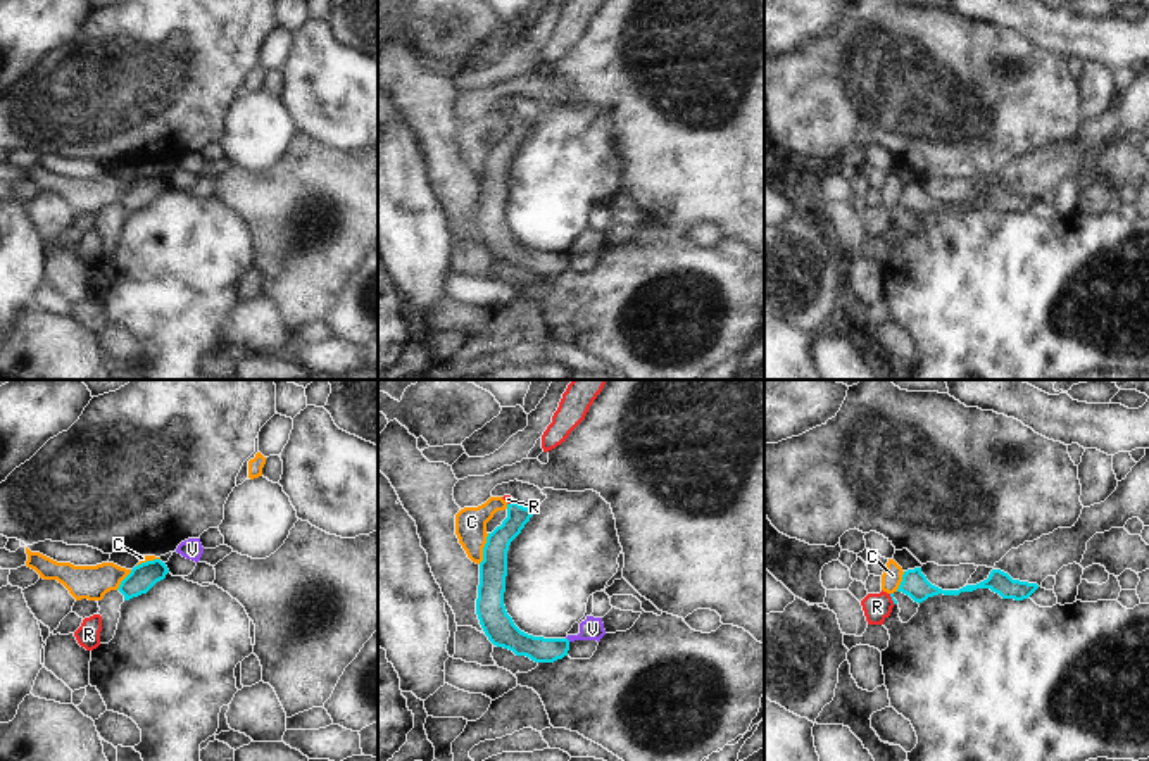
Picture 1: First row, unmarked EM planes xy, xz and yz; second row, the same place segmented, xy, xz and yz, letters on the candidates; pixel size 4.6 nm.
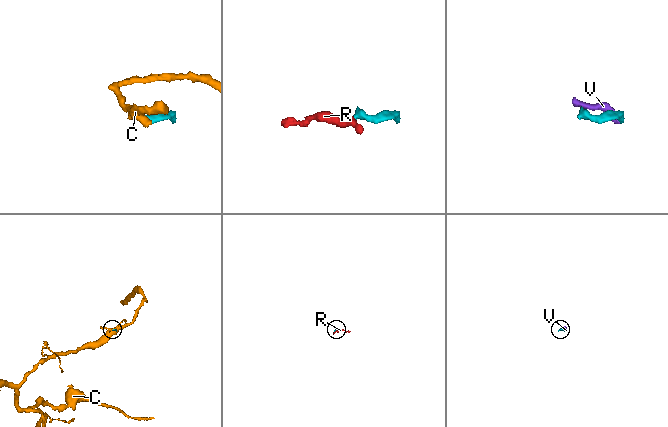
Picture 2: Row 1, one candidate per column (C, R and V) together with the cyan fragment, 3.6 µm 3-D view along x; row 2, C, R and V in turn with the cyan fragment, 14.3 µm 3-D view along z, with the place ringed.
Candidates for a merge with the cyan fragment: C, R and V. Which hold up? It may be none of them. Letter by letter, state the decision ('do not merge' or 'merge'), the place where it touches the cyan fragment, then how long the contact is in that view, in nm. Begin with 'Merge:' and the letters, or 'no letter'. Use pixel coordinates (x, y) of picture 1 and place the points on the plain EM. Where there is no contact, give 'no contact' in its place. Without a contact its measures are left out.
Merge: R
C: do not merge | xz (483, 163) | 150 nm
R: merge | yz (892, 213) | 50 nm
V: do not merge | no contact

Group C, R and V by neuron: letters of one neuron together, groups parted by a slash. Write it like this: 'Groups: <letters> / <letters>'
Groups: C / R / V

